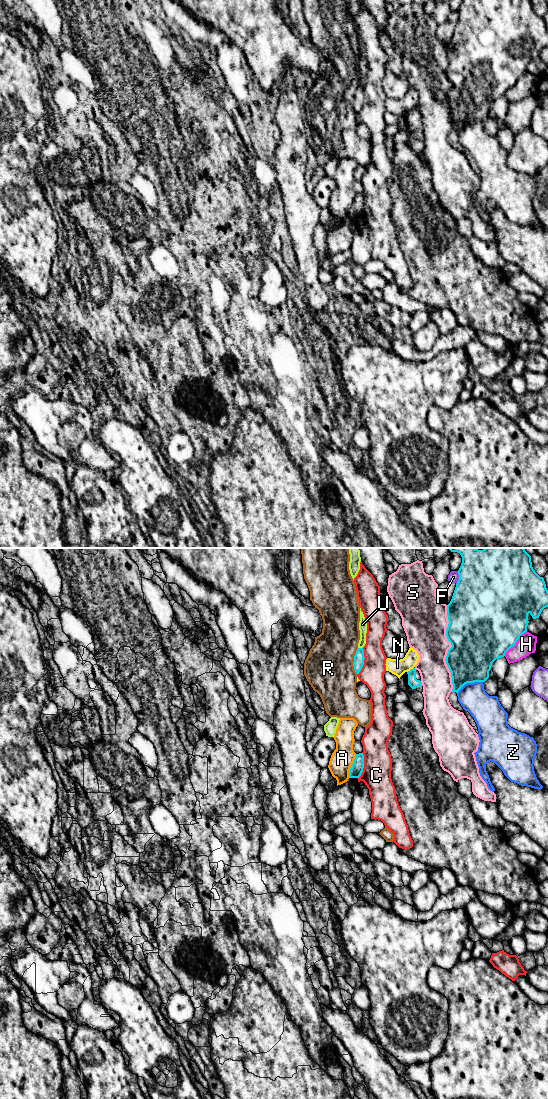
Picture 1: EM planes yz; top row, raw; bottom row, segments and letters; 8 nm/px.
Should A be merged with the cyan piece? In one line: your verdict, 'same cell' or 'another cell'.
another cell

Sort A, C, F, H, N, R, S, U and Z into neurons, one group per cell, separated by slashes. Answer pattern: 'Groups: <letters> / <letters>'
Groups: A N / C / F / H / R / S / U / Z

